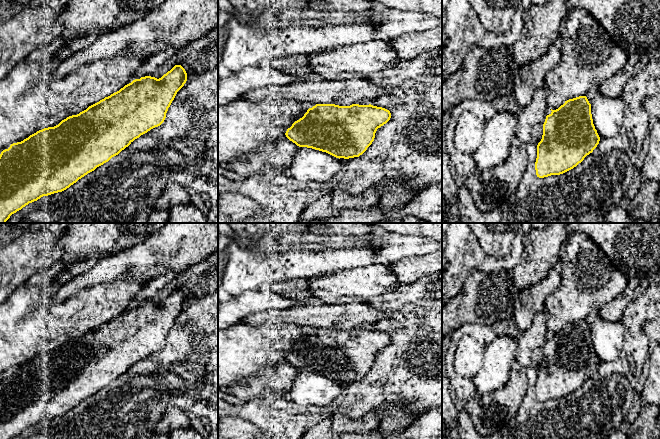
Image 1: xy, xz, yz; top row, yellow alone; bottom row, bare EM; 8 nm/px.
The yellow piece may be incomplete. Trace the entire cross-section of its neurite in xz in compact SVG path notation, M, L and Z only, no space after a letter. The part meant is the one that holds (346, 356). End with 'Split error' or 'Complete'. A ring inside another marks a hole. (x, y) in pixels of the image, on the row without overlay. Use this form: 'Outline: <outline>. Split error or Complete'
Outline: M316 328L285 359L299 371L349 383L362 379L374 365L377 353L390 342L389 334L371 328Z. Complete

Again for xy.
Outline: M175 289L159 303L151 300L135 303L79 338L11 368L0 378L0 439L12 439L43 420L66 414L135 363L160 350L186 305L187 297L181 289Z. Complete

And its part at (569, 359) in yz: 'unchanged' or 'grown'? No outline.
unchanged

